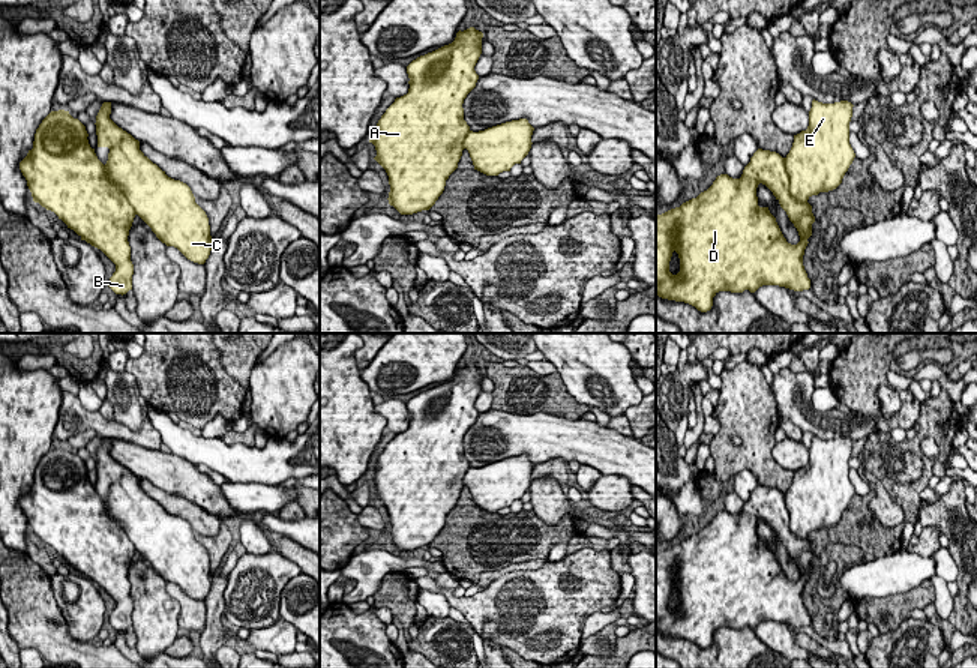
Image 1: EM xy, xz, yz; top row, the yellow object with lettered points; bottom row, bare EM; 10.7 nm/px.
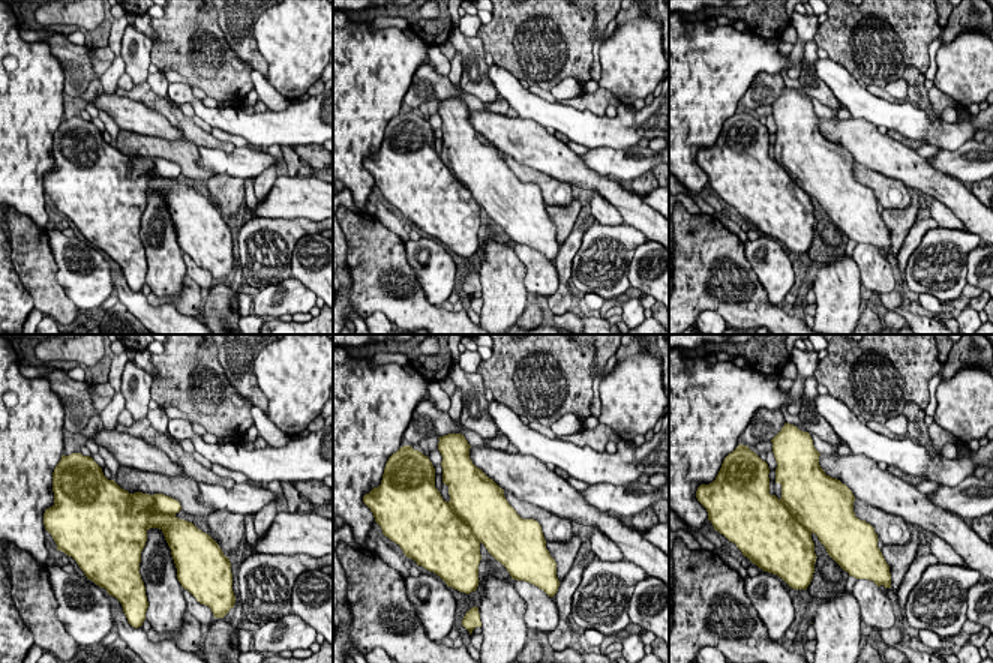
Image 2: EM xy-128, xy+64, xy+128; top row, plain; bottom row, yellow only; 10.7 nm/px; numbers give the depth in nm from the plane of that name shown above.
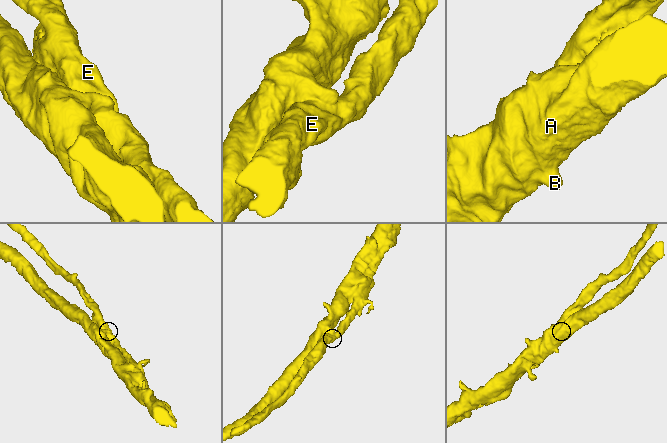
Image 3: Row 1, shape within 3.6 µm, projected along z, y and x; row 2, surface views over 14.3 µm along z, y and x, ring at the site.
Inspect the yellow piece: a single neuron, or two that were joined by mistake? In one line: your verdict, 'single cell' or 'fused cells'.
single cell

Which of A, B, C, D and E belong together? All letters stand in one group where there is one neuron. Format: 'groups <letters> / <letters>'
groups A B C D E

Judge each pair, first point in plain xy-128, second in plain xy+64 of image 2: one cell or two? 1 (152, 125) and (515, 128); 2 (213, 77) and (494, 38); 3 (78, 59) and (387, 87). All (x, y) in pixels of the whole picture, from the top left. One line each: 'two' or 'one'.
1: one
2: one
3: two

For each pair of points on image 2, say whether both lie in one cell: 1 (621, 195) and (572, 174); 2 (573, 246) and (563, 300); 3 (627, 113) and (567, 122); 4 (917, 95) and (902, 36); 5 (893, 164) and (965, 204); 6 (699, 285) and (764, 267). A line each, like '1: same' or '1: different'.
1: same
2: same
3: same
4: different
5: same
6: different

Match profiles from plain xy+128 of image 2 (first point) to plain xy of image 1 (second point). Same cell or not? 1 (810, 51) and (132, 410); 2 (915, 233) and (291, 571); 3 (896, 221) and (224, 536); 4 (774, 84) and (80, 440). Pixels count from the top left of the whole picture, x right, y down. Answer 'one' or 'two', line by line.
1: one
2: two
3: one
4: two

